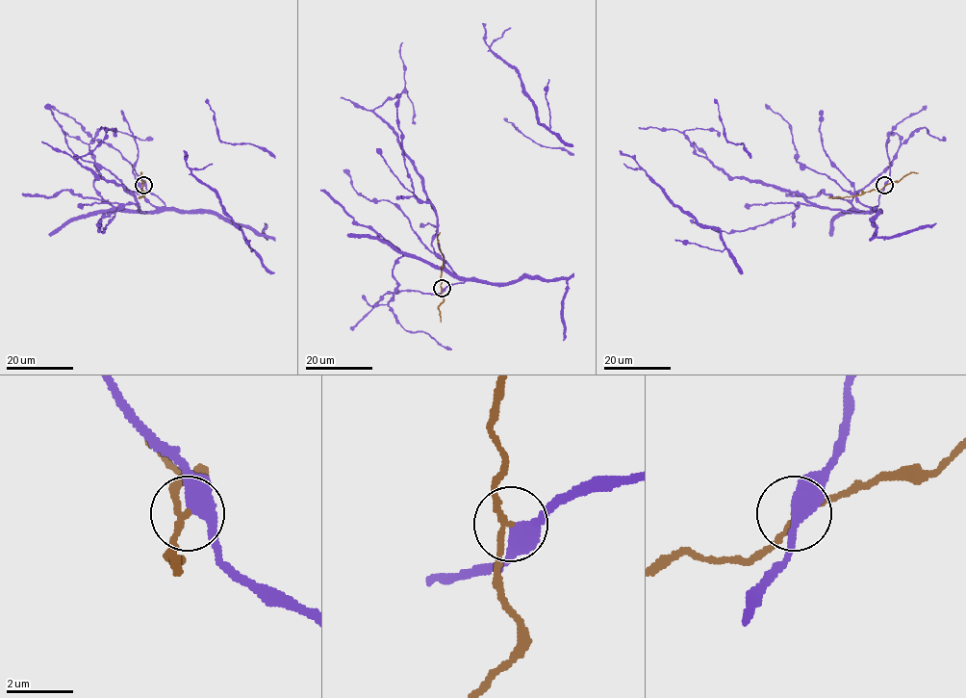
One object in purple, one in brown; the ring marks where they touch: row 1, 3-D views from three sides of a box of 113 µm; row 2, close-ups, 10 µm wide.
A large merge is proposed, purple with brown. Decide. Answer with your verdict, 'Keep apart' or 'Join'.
Keep apart

